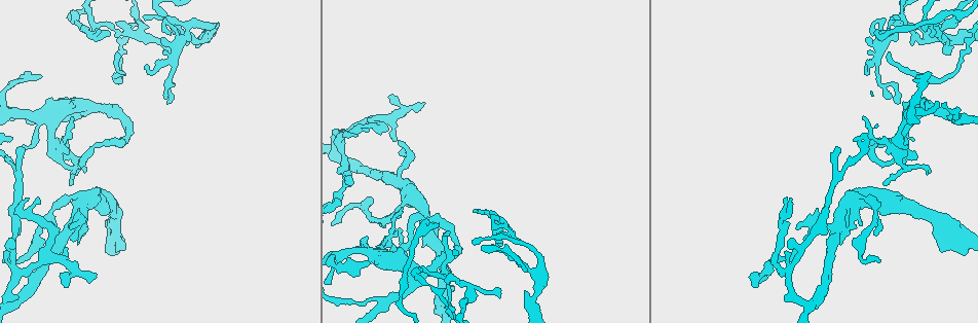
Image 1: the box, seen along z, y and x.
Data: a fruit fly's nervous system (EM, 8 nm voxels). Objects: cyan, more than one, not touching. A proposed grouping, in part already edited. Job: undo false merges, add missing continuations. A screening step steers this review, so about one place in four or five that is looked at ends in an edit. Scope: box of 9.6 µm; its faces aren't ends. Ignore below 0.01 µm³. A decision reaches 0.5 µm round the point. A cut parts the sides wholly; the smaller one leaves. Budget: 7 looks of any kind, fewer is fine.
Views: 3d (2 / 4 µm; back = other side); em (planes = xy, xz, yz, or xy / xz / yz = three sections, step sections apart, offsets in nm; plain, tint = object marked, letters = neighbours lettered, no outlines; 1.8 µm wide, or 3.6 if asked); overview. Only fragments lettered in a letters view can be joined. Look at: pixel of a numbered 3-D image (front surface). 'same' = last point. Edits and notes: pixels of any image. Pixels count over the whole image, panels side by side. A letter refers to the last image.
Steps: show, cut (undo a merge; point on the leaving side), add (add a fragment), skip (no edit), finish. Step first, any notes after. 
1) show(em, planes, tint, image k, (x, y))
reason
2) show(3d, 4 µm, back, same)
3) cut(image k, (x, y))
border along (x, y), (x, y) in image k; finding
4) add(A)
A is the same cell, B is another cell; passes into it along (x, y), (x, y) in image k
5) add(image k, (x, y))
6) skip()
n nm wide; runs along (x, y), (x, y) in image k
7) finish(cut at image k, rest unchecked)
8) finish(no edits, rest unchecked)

show(em, xz, step 16, letters, image 1, (67, 287))
branch stops here

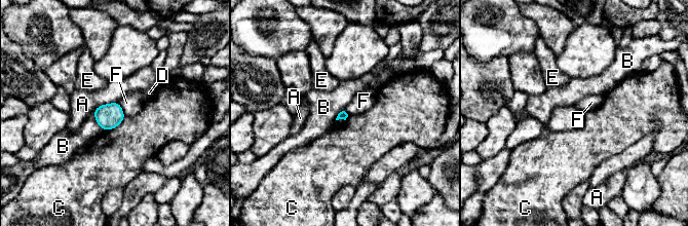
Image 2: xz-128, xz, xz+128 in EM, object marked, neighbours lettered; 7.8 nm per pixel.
skip()
A touches over 220 nm; A, B, C, D, E and F are other cells; border along (118, 103), (125, 115) in image 2; no lettered fragment goes on from it

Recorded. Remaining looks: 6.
show(em, planes, letters, image 1, (377, 258))
calibre changes

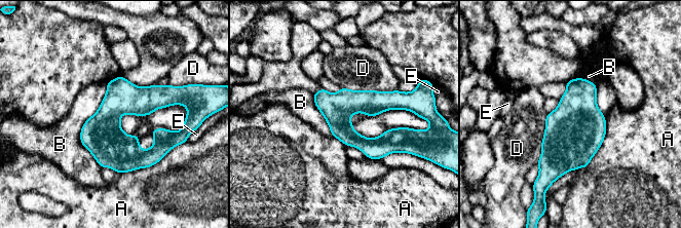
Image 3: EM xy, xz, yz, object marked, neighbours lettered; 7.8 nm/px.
skip()
240 nm wide; A, B, D and E are other cells; runs along (315, 96), (326, 102), (405, 104) in image 3; one neuron here

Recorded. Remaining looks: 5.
show(em, planes, letters, image 1, (185, 36))
four arms meet

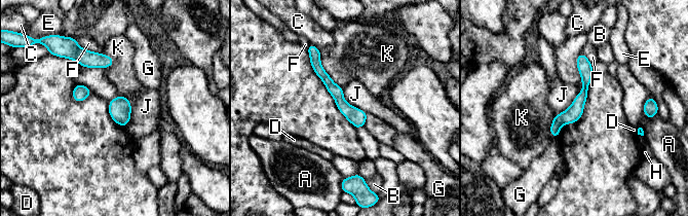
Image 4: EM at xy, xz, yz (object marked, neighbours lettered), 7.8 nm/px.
skip()
A, B, C, D, E, F, G, H, J and K are other cells; runs along (581, 57), (583, 95), (553, 134) in image 4; all the same neuron

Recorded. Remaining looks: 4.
finish(no edits, rest unchecked)

